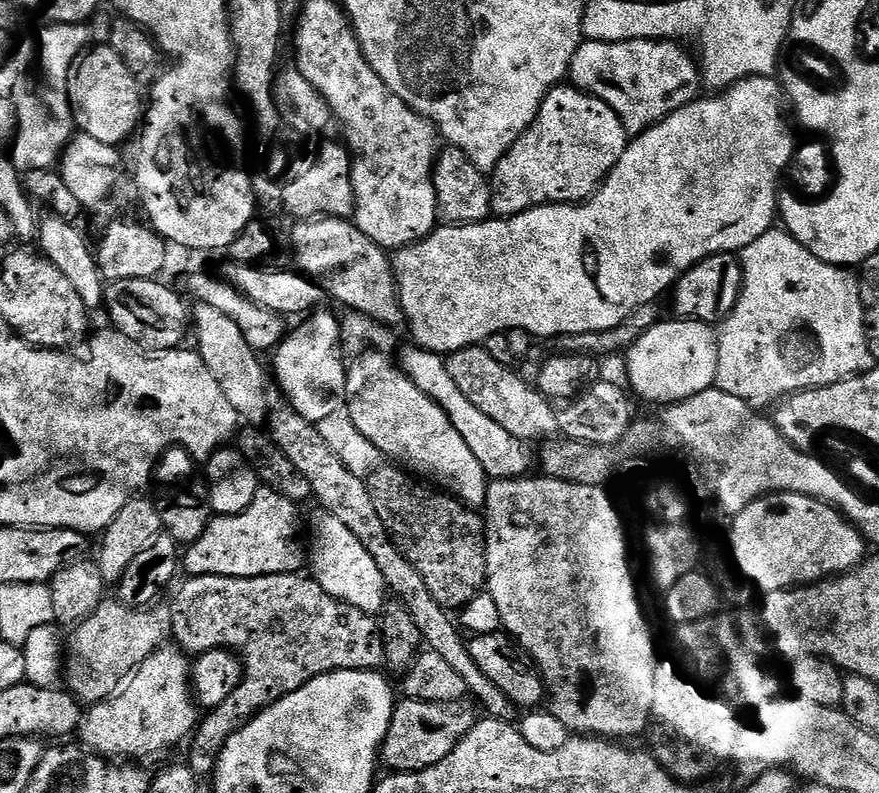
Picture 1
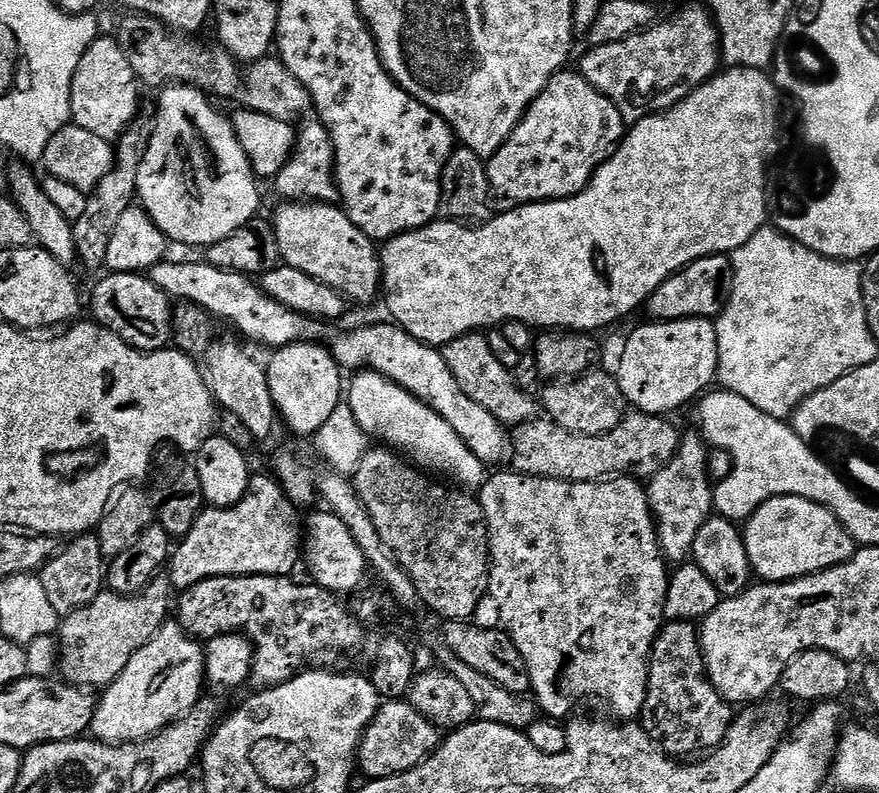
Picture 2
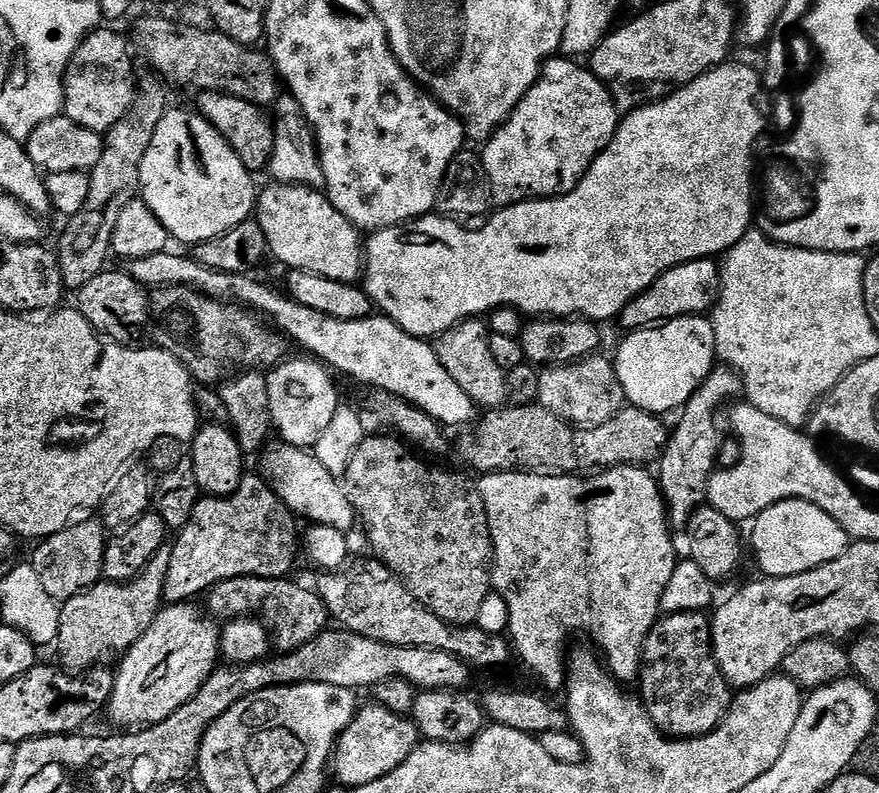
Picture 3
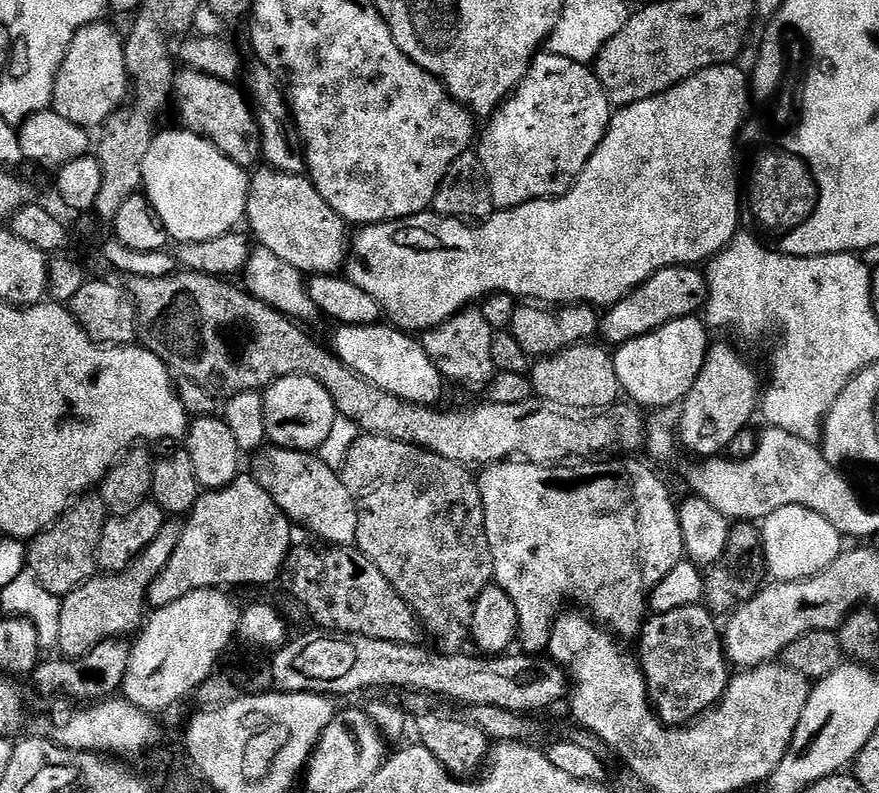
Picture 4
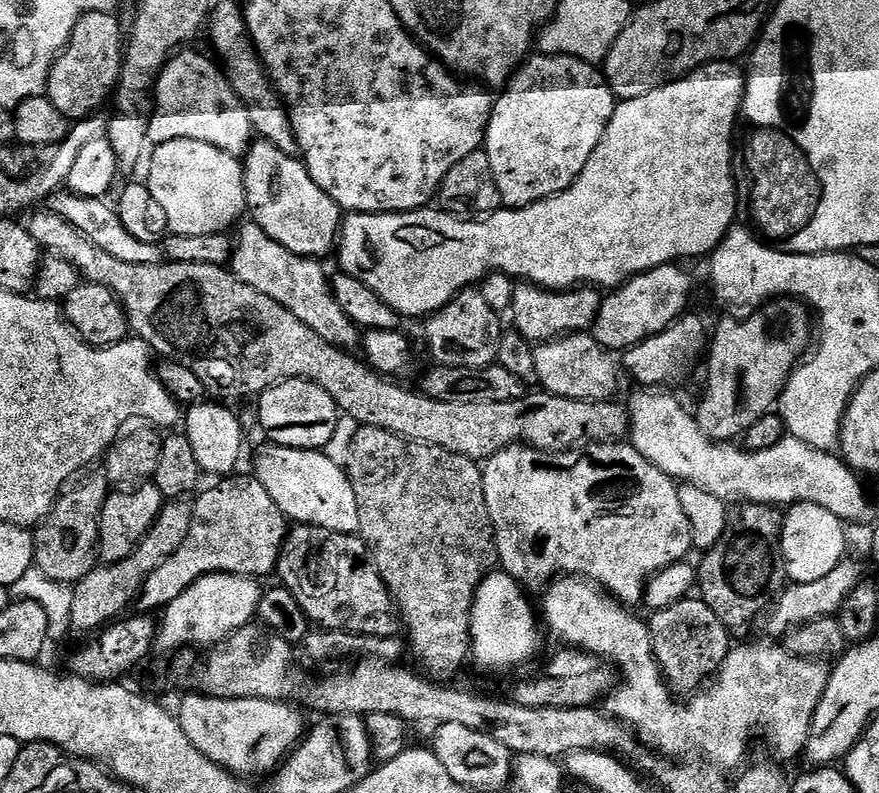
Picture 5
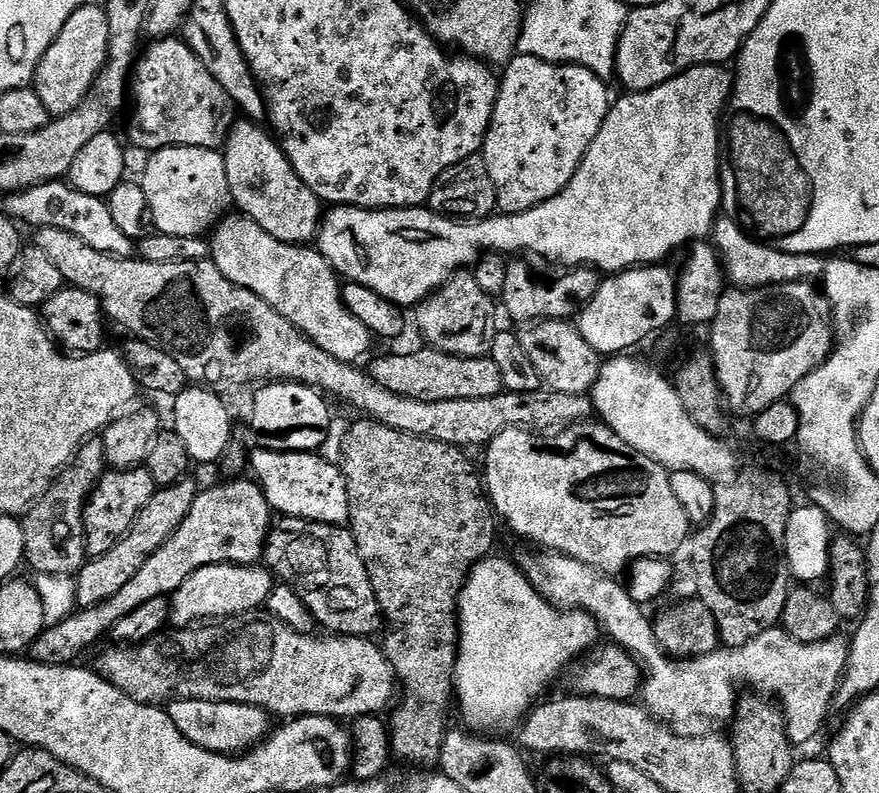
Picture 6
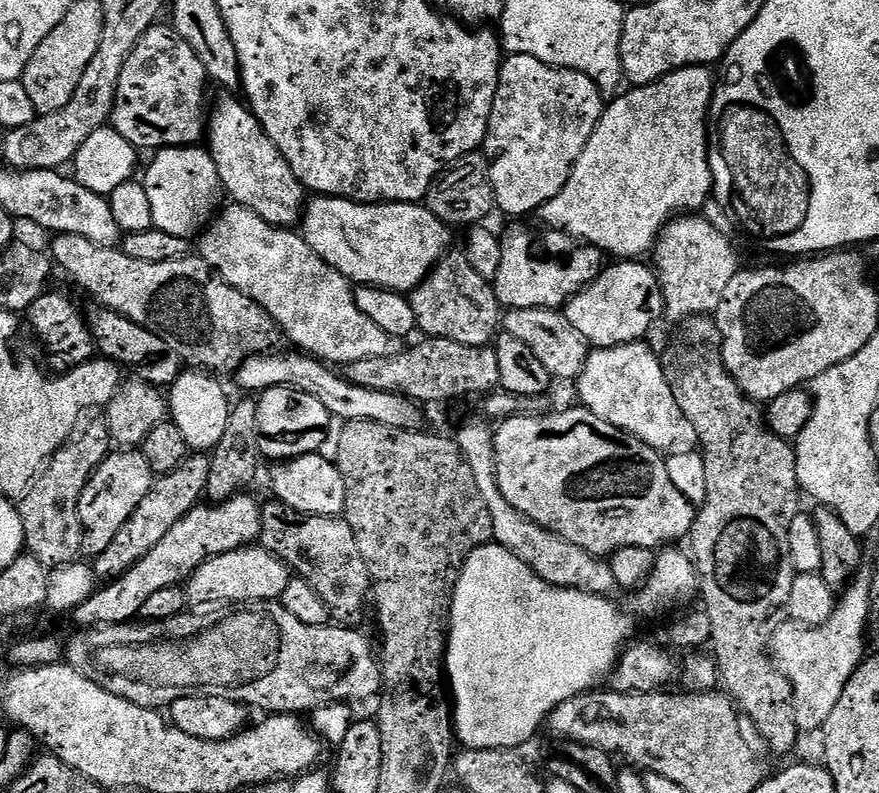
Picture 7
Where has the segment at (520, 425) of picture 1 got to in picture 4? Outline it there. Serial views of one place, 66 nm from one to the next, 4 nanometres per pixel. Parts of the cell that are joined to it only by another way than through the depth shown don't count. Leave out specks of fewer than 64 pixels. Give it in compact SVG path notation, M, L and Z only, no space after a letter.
M465 310L456 313L436 328L423 333L424 349L438 370L449 381L461 380L464 384L487 385L496 376L498 369L492 357L492 337L494 329L480 310Z

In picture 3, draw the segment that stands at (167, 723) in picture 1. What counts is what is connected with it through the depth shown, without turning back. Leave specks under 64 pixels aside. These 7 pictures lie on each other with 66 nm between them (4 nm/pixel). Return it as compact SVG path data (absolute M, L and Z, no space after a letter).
M185 602L161 607L150 630L119 661L114 694L106 712L112 715L114 723L124 727L121 729L136 730L170 718L174 710L198 694L206 678L217 668L221 659L221 625L211 615L200 613L196 606Z

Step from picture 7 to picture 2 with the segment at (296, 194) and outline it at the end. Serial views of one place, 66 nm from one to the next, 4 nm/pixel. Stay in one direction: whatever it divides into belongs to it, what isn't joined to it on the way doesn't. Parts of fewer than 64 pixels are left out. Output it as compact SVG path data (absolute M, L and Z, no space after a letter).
M284 202L281 205L276 212L274 227L280 259L287 267L302 270L302 274L310 274L310 278L330 286L353 305L368 304L375 296L377 299L382 288L377 245L366 234L362 234L362 230L354 226L354 222L350 222L343 207L335 203L321 204L319 202Z

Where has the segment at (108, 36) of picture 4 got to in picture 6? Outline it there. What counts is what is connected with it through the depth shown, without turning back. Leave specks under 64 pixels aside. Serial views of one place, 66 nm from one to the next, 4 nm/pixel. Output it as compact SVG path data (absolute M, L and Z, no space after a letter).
M99 3L94 6L82 6L66 18L66 26L54 38L54 42L42 54L36 66L34 87L42 106L53 117L64 116L80 105L82 98L90 90L96 75L108 59L110 42L110 22L108 13Z

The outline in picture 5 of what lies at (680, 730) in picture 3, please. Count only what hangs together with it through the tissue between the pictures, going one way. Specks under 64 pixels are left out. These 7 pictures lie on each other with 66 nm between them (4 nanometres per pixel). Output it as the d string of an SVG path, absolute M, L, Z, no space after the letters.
M699 598L679 600L665 608L655 609L651 616L652 620L647 621L648 637L652 640L652 650L669 689L676 694L691 693L697 686L703 685L728 656L729 628Z

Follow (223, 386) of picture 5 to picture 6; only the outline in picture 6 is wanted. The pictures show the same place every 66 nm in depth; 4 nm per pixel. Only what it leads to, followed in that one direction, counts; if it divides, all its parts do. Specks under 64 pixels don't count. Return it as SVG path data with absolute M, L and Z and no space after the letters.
M38 228L34 236L34 247L58 266L65 285L94 294L100 299L105 317L111 323L113 320L121 324L135 339L145 340L170 354L170 358L178 362L181 372L186 373L196 386L229 384L232 388L240 388L243 384L256 386L264 381L306 384L329 397L337 396L353 404L360 414L394 430L452 444L461 450L469 450L475 444L486 446L507 428L559 430L589 419L594 412L587 395L551 390L504 390L496 397L446 402L402 398L378 386L363 367L334 358L334 354L326 354L326 350L286 322L274 306L262 302L258 294L231 284L211 259L146 262L139 258L102 254L102 250L94 250L94 246L66 230Z

